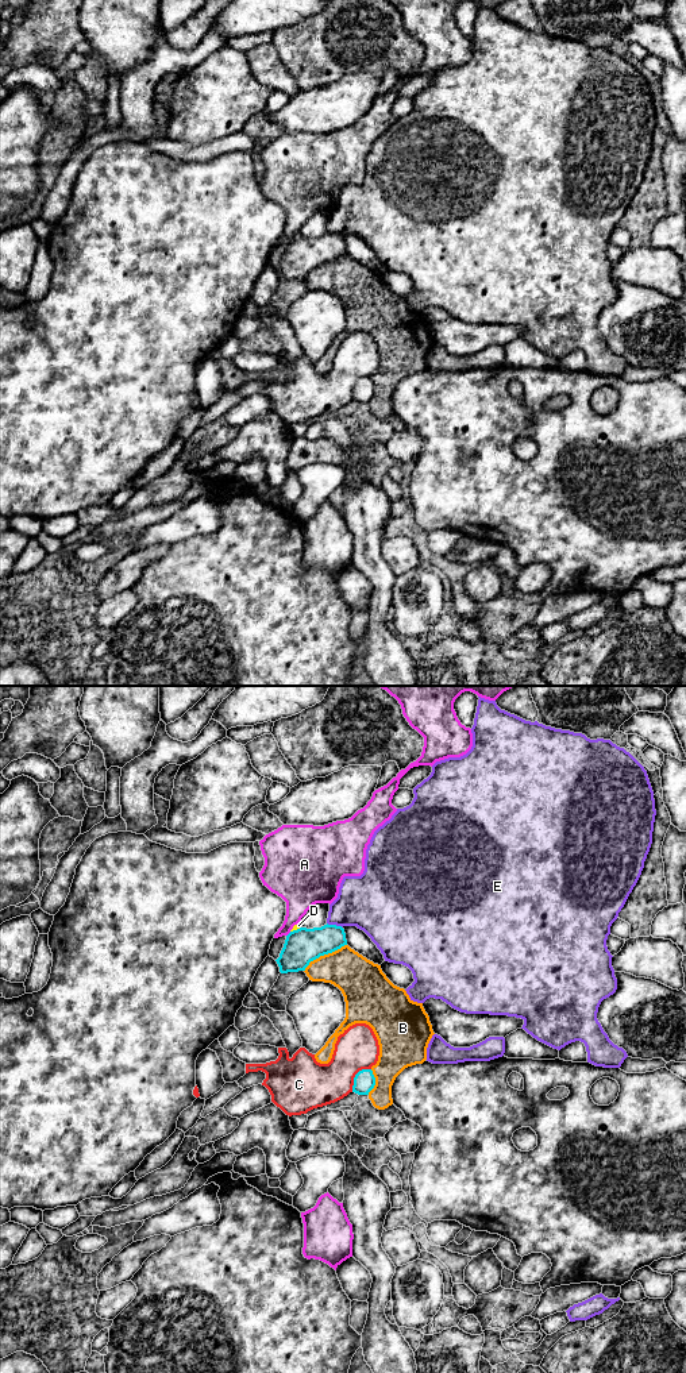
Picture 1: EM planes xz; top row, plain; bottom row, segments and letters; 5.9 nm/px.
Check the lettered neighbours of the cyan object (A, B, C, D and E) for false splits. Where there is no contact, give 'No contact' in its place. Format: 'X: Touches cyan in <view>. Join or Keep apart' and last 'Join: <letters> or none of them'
A: Touches cyan in xz. Keep apart
B: Touches cyan in xz. Keep apart
C: Touches cyan in xz. Keep apart
D: Touches cyan in xz. Keep apart
E: Touches cyan in xz. Keep apart
Join: none of them

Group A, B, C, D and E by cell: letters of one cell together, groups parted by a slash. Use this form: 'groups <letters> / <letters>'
groups A / B / C / D / E

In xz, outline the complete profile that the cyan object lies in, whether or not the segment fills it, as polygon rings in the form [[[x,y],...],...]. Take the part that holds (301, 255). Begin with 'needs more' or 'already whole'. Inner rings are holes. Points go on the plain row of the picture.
already whole; [[[327,232],[313,238],[300,236],[286,244],[275,270],[281,282],[305,279],[311,270],[344,254],[347,248],[342,235]]]

